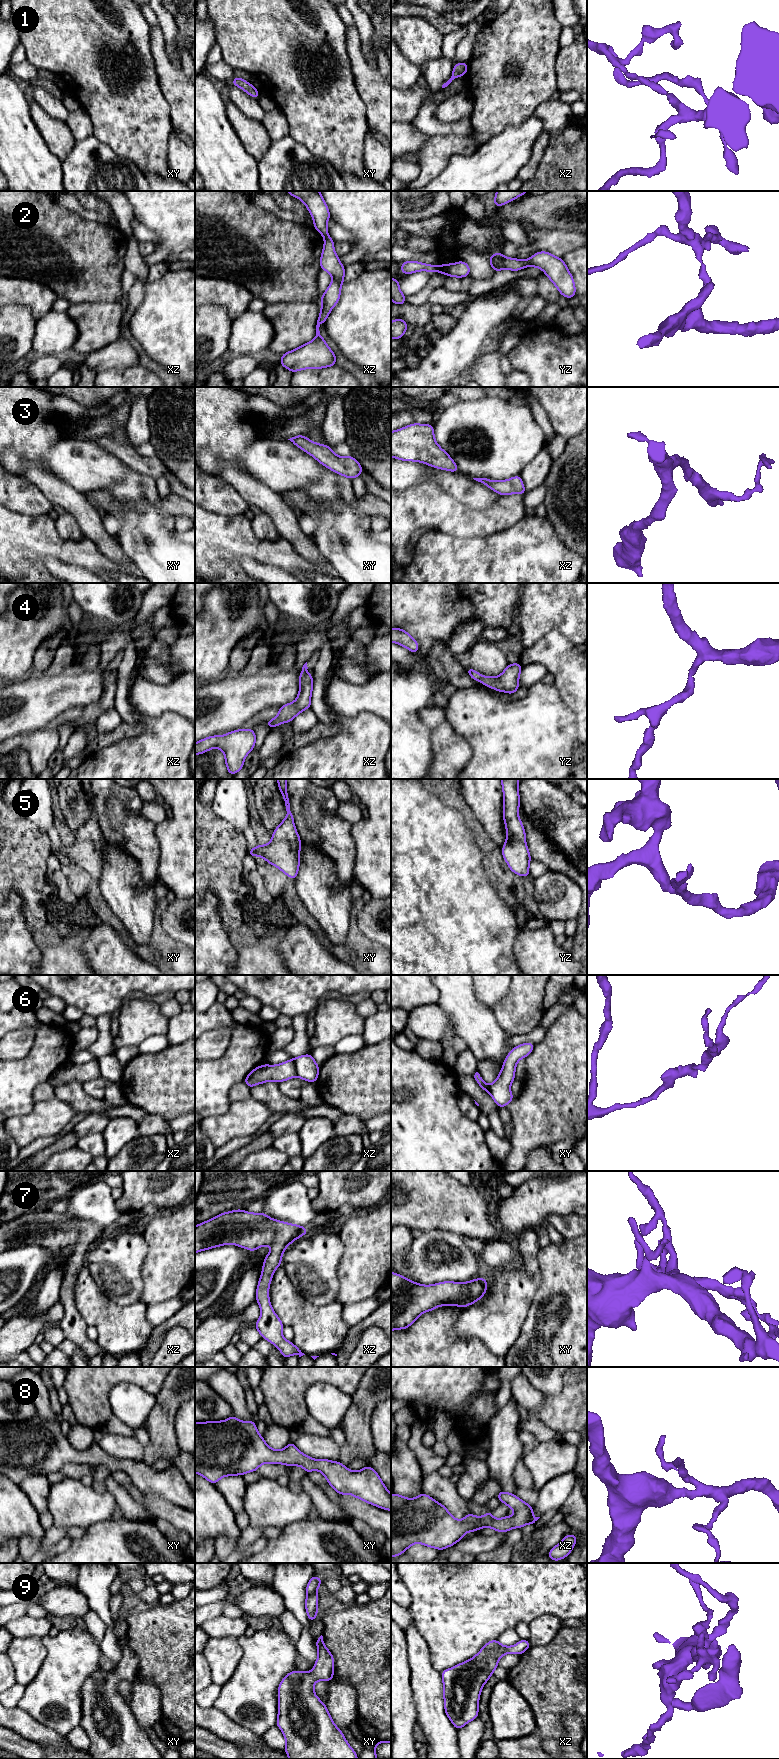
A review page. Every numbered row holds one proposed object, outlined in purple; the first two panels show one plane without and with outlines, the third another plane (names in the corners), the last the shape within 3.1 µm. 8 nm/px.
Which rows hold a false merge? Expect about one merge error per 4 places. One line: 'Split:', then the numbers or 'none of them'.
Split: 2, 6

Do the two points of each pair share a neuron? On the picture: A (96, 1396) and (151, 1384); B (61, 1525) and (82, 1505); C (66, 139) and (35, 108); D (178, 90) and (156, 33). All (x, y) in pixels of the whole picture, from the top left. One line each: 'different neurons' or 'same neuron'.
A: same neuron
B: same neuron
C: same neuron
D: same neuron

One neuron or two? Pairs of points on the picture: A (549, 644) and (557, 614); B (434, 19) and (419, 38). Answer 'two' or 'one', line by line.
A: two
B: two

